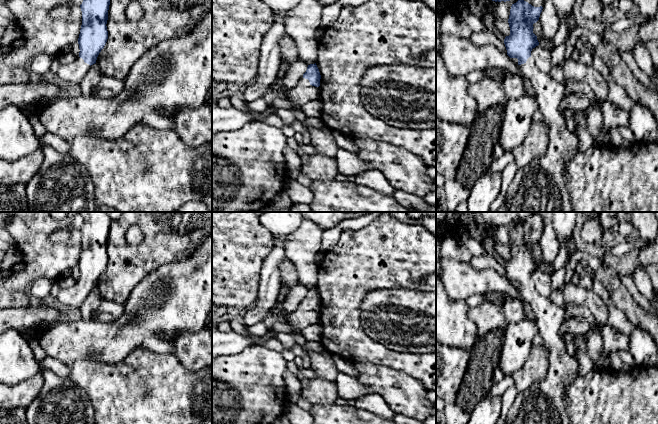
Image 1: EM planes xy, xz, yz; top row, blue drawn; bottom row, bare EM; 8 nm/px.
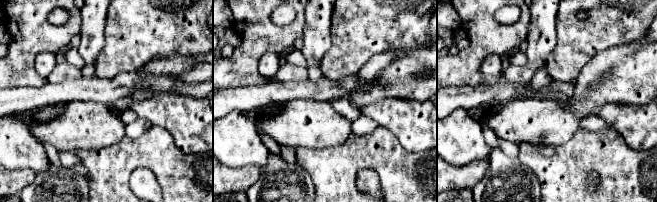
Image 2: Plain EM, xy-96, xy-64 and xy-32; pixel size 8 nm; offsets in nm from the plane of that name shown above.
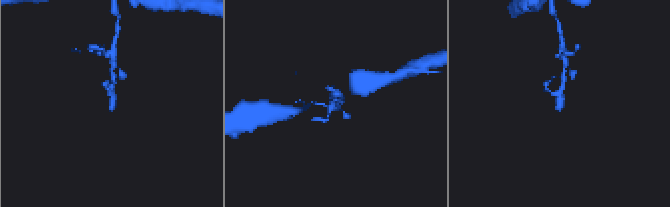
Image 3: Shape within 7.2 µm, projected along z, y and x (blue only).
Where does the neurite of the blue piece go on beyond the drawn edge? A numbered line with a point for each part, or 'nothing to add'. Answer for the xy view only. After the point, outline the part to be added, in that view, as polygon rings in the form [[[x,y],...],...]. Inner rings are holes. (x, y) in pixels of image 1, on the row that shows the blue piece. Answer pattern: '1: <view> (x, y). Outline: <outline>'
1: xy (72, 74). Outline: [[[78,57],[78,59],[71,64],[60,65],[56,74],[60,81],[66,85],[80,85],[89,67],[89,64]]]

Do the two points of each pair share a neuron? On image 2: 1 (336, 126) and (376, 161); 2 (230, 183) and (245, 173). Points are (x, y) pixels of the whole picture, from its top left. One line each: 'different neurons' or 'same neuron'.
1: different neurons
2: same neuron

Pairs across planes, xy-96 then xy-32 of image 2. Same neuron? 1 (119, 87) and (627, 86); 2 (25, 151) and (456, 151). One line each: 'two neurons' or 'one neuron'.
1: two neurons
2: one neuron

